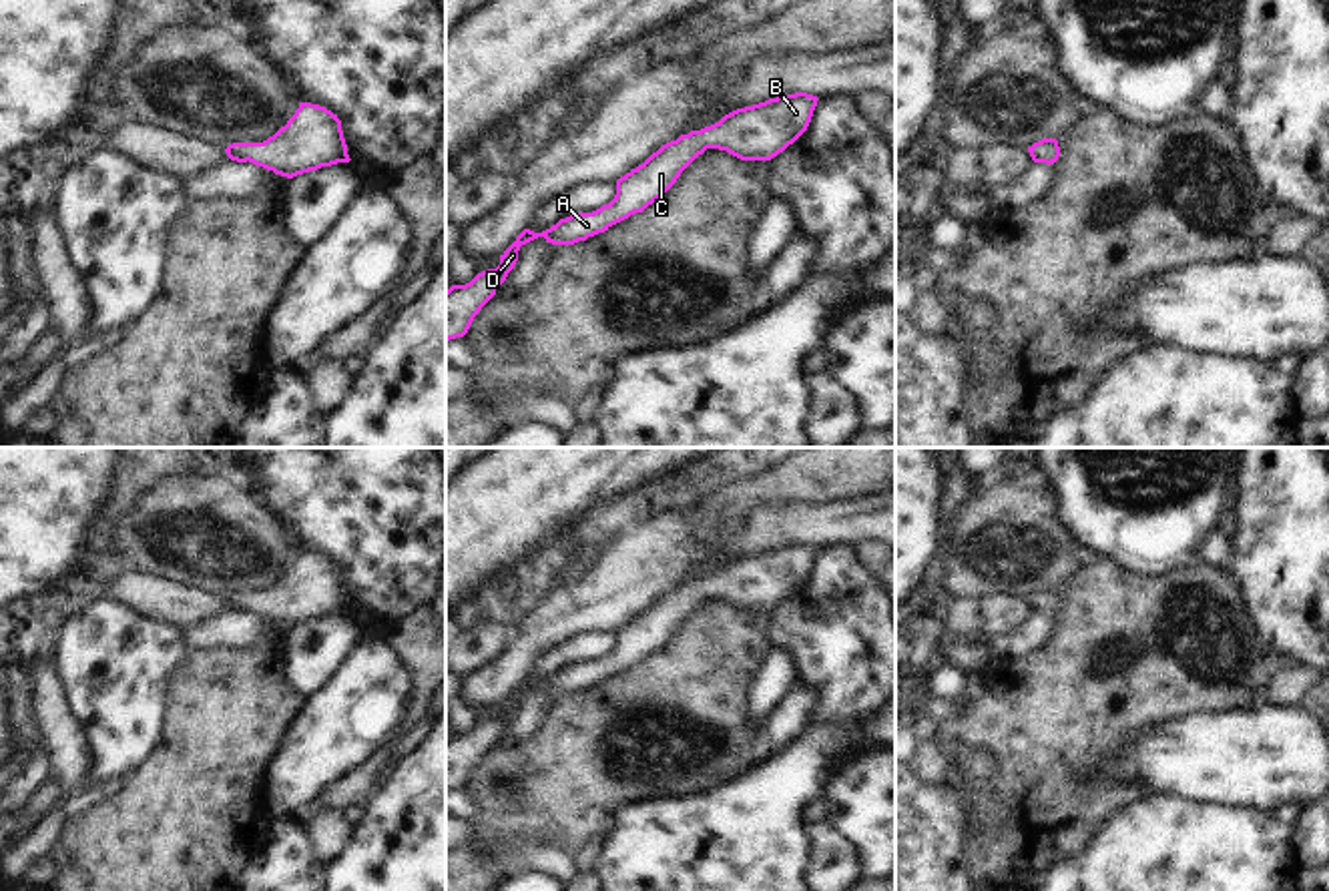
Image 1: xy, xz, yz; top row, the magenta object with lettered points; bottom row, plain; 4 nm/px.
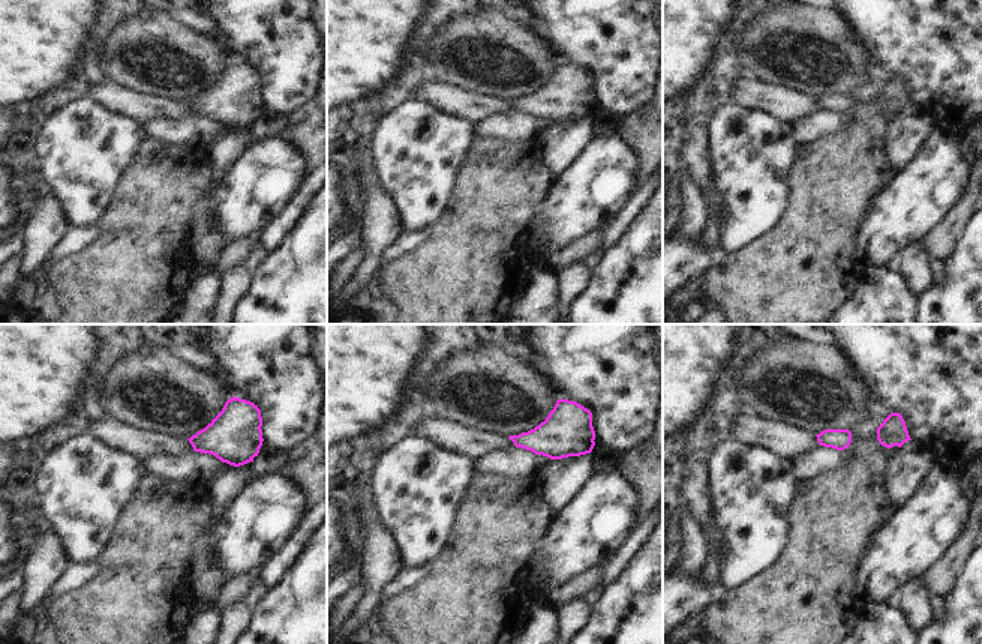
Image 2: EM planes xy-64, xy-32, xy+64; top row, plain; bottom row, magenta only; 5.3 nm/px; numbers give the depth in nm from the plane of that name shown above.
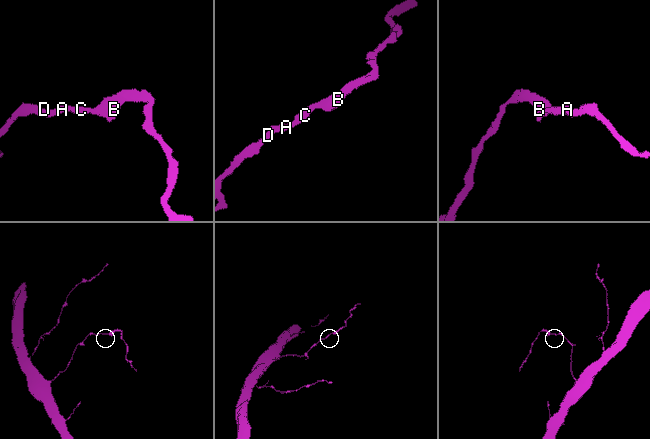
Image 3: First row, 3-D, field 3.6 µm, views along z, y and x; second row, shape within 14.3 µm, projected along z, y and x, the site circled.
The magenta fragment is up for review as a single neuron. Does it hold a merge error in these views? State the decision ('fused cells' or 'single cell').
single cell

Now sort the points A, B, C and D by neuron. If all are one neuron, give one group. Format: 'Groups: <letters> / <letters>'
Groups: A B C D.

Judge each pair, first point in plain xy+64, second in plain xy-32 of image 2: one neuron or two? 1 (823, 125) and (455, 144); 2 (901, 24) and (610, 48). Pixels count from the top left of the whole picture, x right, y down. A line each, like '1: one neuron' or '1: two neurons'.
1: two neurons
2: one neuron

